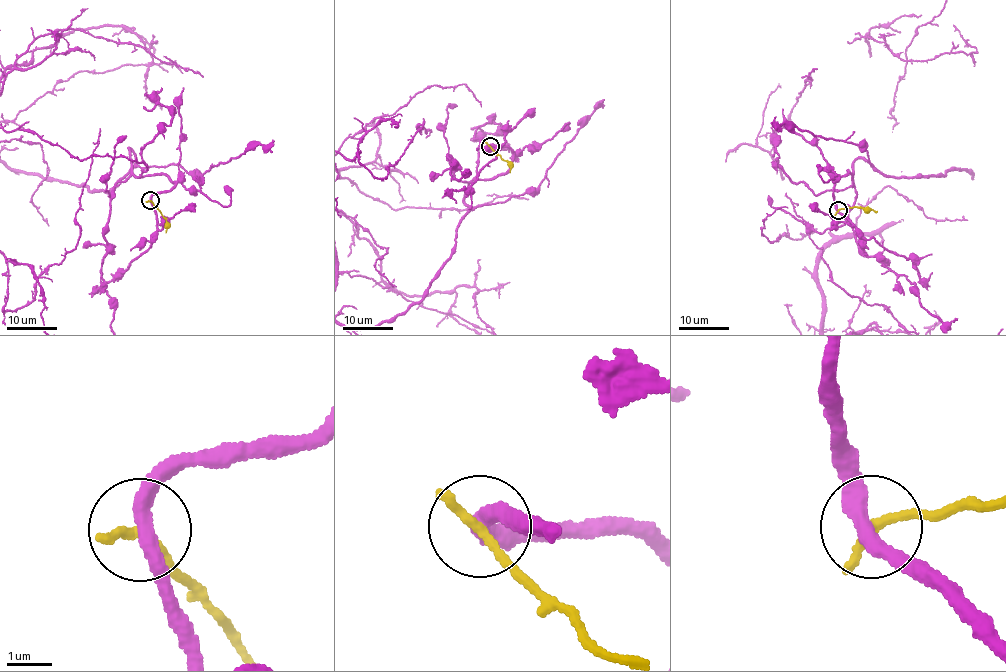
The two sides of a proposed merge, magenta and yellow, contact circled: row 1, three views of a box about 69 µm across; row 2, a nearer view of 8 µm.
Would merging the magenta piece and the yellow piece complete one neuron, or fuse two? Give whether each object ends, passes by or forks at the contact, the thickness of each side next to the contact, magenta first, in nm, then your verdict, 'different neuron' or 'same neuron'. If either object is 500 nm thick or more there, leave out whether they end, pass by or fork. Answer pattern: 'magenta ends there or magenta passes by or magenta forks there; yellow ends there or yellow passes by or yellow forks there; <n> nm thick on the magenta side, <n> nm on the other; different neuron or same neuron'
magenta passes by; yellow ends there; 360 nm thick on the magenta side, 280 nm on the other; different neuron

